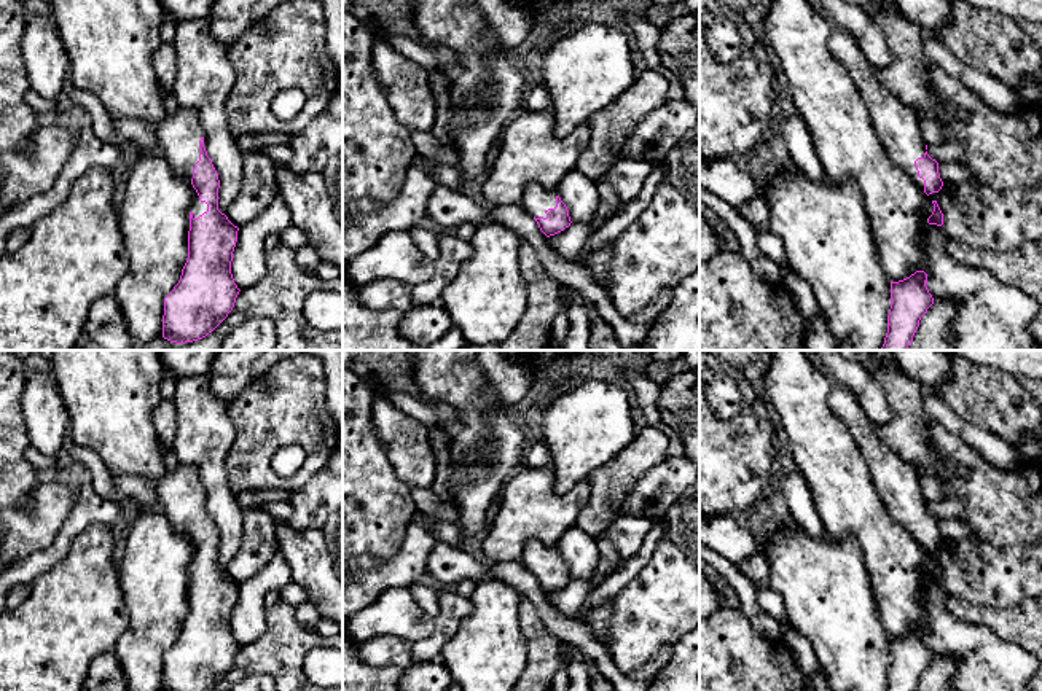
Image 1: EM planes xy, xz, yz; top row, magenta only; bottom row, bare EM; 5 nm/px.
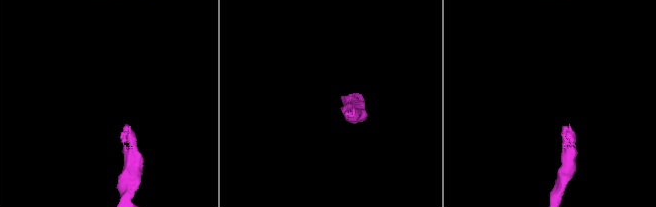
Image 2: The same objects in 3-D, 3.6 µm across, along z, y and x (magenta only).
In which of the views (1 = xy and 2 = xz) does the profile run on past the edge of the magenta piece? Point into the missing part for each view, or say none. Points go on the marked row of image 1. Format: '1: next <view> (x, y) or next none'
1: next xy (179, 132)
2: next xz (536, 199)

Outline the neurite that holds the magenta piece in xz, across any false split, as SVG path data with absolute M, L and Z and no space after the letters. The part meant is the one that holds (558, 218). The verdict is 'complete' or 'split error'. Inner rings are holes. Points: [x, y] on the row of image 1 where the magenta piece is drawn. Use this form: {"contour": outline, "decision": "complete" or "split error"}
{"contour": "M540 185L526 186L521 204L534 217L546 237L564 231L572 223L561 197L554 191L543 189Z", "decision": "split error"}

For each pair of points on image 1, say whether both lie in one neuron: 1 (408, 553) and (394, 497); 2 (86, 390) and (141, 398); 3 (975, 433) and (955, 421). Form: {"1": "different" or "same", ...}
{"1": "different", "2": "same", "3": "same"}

